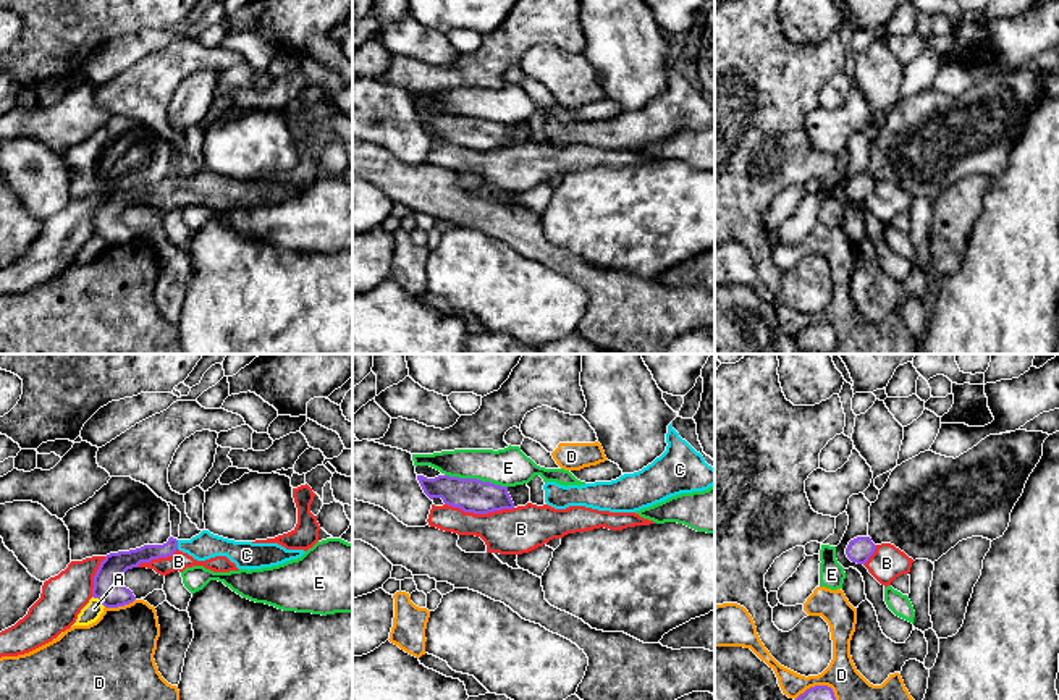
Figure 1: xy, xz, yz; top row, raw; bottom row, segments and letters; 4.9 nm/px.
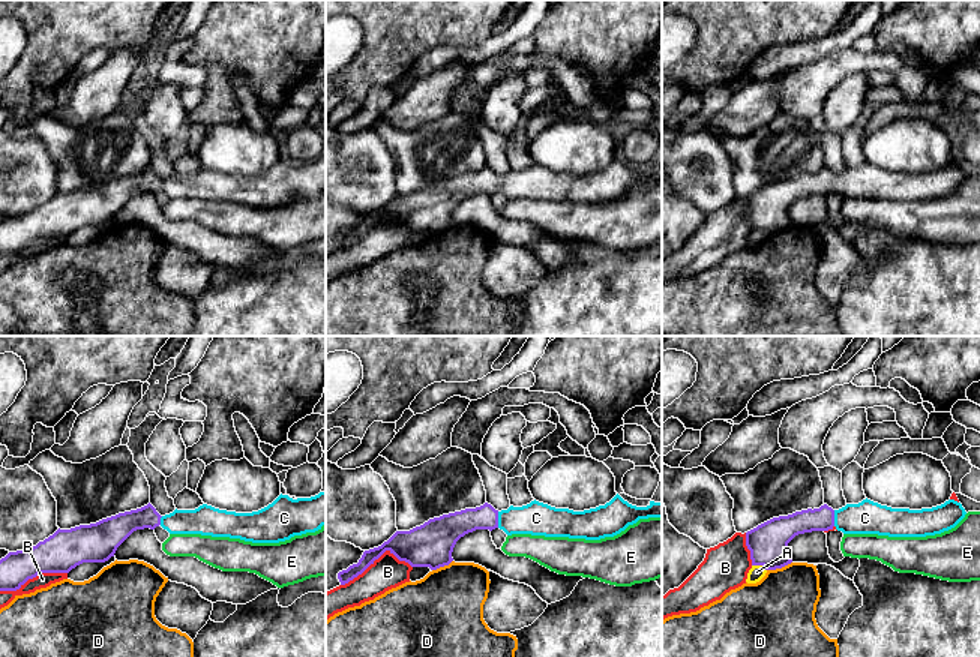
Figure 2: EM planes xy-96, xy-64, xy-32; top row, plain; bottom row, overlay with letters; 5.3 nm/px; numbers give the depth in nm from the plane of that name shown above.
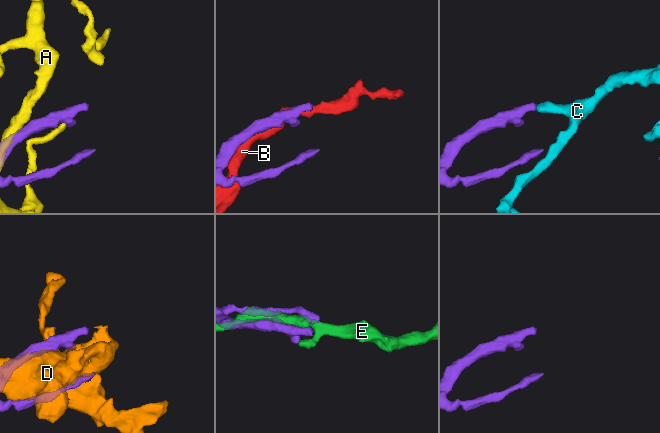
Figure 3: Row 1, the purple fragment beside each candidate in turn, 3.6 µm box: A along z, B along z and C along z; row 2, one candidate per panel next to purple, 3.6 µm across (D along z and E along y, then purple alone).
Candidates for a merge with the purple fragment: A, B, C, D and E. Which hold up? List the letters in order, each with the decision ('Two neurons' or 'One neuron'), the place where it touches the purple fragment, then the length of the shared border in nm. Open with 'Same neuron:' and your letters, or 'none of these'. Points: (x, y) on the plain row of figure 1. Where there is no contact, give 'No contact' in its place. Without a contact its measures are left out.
Same neuron: C
A: Two neurons. Touches purple at xy (99, 236). Shared border 90 nm
B: Two neurons. Touches purple at xz (479, 151). Shared border 340 nm
C: One neuron. Touches purple at xy (177, 181). Shared border 40 nm
D: Two neurons. Touches purple at xy (120, 243). Shared border 160 nm
E: Two neurons. Touches purple at xz (476, 117). Shared border 320 nm

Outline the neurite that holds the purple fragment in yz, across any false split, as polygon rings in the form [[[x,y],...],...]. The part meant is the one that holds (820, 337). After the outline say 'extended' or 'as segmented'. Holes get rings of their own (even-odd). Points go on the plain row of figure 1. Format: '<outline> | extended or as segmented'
[[[815,323],[800,331],[795,338],[797,351],[816,351],[833,354],[836,348],[836,335],[831,325]]] | as segmented

